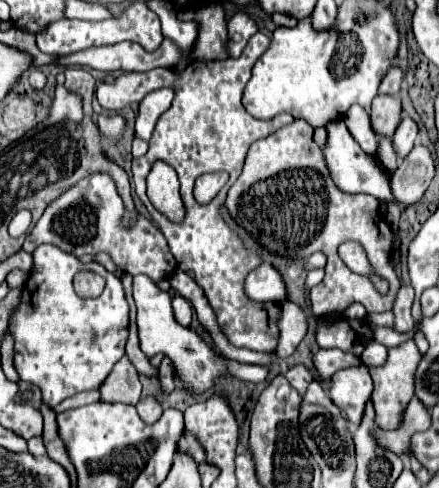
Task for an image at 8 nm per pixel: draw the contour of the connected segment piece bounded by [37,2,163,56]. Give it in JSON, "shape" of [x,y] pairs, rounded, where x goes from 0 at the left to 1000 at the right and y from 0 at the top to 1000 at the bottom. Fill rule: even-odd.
{"shape":[[[308,4],[271,37],[253,37],[253,41],[235,41],[235,45],[194,45],[194,41],[157,41],[157,37],[121,45],[107,53],[107,61],[84,70],[84,98],[103,111],[148,115],[157,107],[180,107],[180,102],[194,102],[207,94],[239,94],[239,90],[280,86],[280,82],[317,86],[339,107],[362,98],[362,90],[371,82],[367,49],[362,49],[358,29],[349,29],[349,20],[339,20],[339,12],[330,4]]]}

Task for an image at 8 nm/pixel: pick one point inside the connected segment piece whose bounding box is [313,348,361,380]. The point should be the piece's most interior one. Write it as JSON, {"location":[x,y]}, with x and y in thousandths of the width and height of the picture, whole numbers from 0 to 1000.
{"location":[738,738]}

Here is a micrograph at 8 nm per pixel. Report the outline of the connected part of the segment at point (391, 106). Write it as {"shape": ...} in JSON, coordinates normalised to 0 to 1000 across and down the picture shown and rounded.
{"shape":[[[859,197],[845,213],[845,250],[850,266],[863,279],[895,279],[913,246],[913,205],[909,197]]]}

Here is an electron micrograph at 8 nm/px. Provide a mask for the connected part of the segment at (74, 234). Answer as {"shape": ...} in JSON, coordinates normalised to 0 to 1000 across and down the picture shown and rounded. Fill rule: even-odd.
{"shape":[[[212,357],[175,381],[157,385],[134,410],[121,414],[121,422],[103,430],[103,439],[89,447],[89,455],[57,488],[52,512],[75,516],[89,500],[112,496],[166,525],[244,516],[253,533],[267,541],[267,549],[298,566],[330,561],[349,578],[362,578],[367,570],[376,570],[376,561],[390,566],[403,549],[403,537],[385,516],[380,492],[367,480],[367,471],[330,443],[317,443],[303,467],[276,467],[271,451],[280,443],[280,430],[285,422],[276,402],[267,398],[257,365],[244,357]]]}

